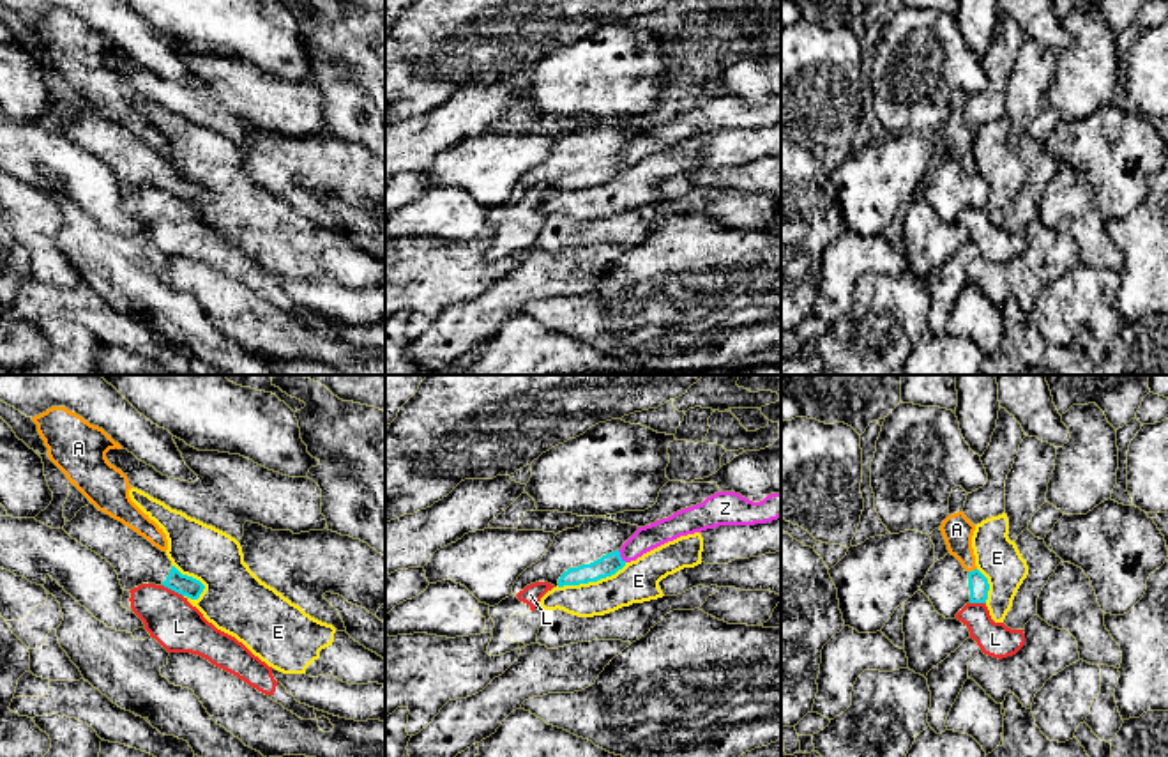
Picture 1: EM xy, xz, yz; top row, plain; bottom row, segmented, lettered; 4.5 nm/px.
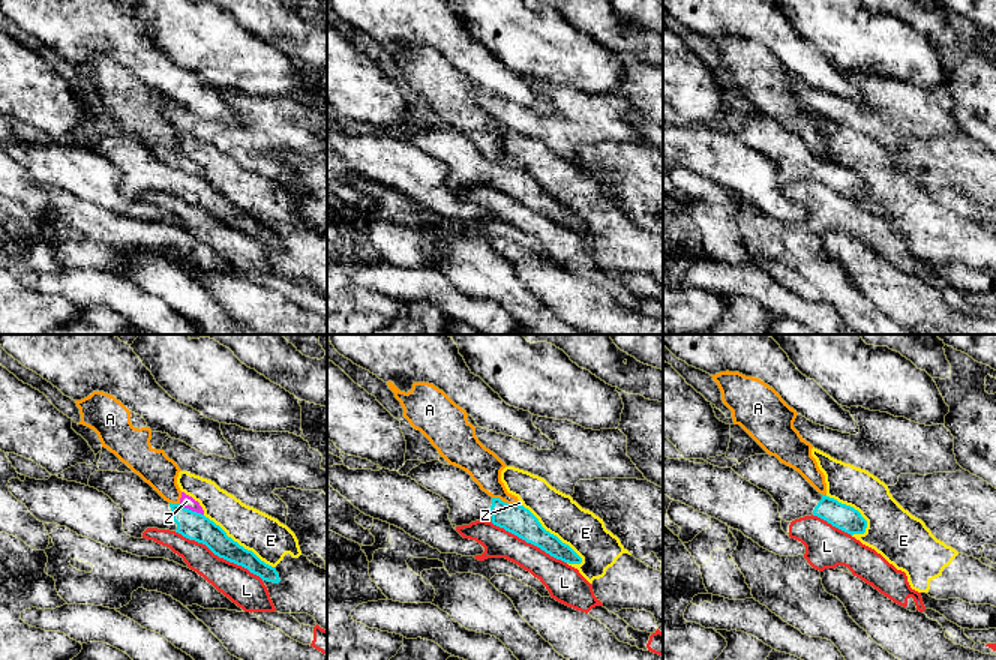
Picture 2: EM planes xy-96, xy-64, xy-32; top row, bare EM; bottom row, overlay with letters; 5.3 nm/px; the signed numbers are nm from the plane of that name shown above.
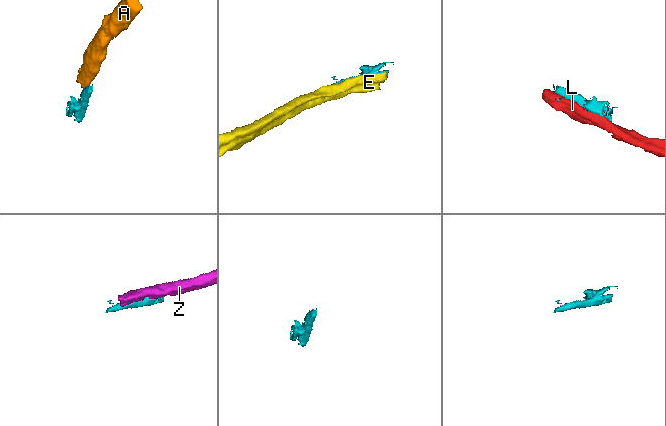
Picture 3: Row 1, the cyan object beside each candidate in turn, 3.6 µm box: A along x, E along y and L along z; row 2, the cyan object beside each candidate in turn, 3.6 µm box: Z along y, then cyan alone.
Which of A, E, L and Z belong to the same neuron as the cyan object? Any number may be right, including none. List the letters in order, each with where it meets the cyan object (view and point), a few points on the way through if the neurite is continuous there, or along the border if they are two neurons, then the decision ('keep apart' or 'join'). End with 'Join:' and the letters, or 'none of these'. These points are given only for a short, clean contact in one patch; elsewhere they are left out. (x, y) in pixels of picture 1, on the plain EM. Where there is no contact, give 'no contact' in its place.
A: yz (974, 174) | along yz (976, 172), (969, 175) | keep apart
E: xz (591, 184) | keep apart
L: xy (174, 193) | keep apart
Z: xz (619, 160) | keep apart
Join: none of these

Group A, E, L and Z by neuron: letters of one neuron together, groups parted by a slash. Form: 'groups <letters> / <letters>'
groups A Z / E / L

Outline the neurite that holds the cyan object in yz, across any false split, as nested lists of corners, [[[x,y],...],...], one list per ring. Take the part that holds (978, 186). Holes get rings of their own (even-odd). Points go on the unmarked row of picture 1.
[[[947,157],[929,172],[921,195],[940,219],[956,223],[967,207],[986,207],[990,187],[979,173],[967,175],[954,159]]]

